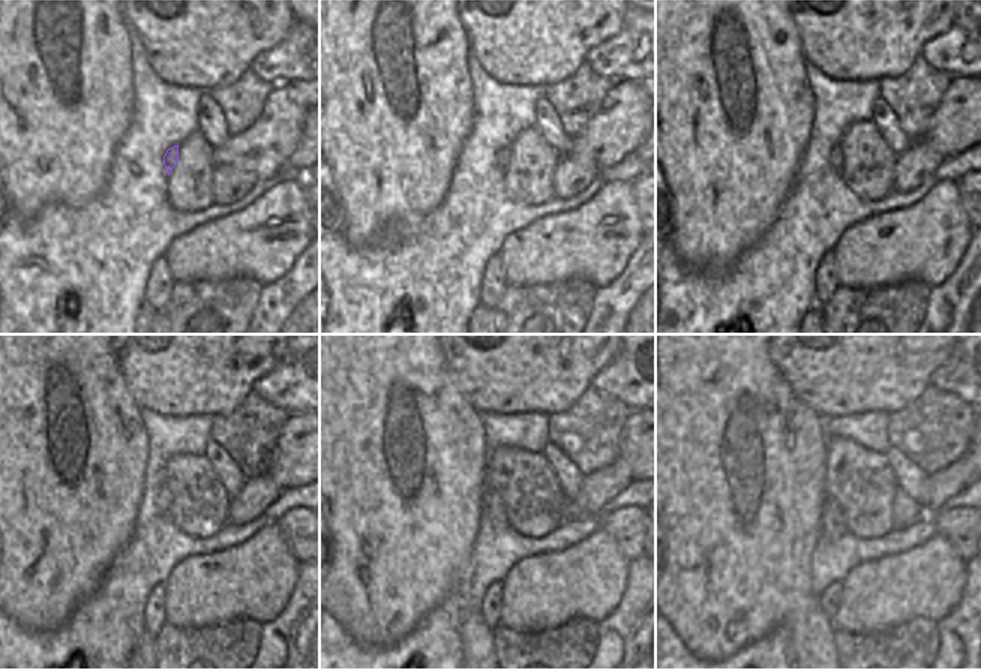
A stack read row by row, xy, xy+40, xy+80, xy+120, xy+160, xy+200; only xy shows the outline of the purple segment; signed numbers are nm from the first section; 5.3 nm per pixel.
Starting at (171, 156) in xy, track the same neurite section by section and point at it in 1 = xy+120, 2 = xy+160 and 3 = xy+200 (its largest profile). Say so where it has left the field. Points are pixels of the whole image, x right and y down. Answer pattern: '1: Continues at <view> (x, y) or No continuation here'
1: Continues at xy+120 (164, 498)
2: Continues at xy+160 (494, 505)
3: Continues at xy+200 (833, 525)

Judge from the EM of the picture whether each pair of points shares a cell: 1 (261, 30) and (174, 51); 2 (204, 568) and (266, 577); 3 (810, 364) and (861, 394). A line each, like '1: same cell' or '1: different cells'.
1: same cell
2: same cell
3: same cell

